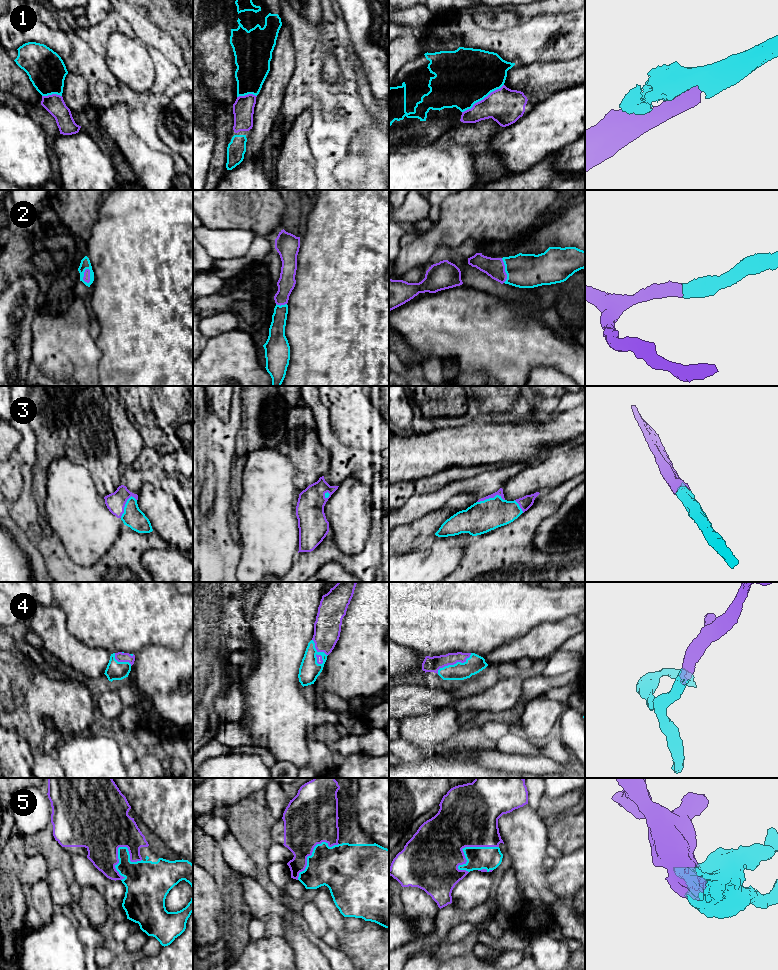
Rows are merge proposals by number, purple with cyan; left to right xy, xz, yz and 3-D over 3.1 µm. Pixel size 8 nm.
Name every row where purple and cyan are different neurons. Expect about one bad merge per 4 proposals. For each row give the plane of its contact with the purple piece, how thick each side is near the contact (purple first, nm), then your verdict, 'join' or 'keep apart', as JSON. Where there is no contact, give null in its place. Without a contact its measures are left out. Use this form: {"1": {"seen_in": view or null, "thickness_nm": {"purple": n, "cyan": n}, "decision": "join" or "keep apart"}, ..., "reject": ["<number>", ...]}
{"1": {"seen_in": "yz", "thickness_nm": {"purple": 280, "cyan": 460}, "decision": "join"}, "2": {"seen_in": "xy", "thickness_nm": {"purple": 60, "cyan": 80}, "decision": "join"}, "3": {"seen_in": "yz", "thickness_nm": {"purple": 50, "cyan": 260}, "decision": "join"}, "4": {"seen_in": "yz", "thickness_nm": {"purple": 130, "cyan": 150}, "decision": "join"}, "5": {"seen_in": "yz", "thickness_nm": {"purple": 480, "cyan": 190}, "decision": "join"}, "reject": []}

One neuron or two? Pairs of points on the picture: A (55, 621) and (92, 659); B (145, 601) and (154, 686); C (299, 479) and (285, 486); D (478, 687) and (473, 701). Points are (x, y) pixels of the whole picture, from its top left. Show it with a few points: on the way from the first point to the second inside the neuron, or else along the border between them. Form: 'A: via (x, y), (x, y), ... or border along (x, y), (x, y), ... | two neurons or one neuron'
A: via (57, 632), (81, 656) | one neuron
B: border along (173, 648), (160, 645), (145, 645), (134, 654) | two neurons
C: border along (293, 464), (295, 469), (294, 484), (299, 493) | two neurons
D: border along (495, 683), (472, 695), (457, 699), (452, 695) | two neurons

